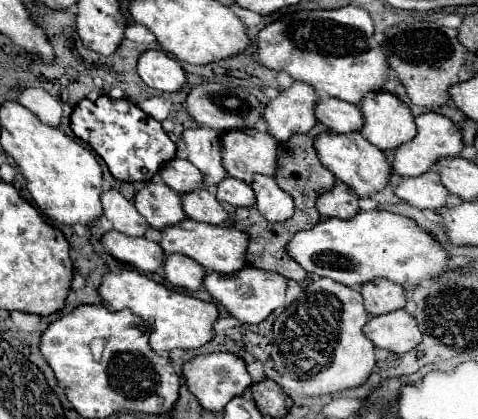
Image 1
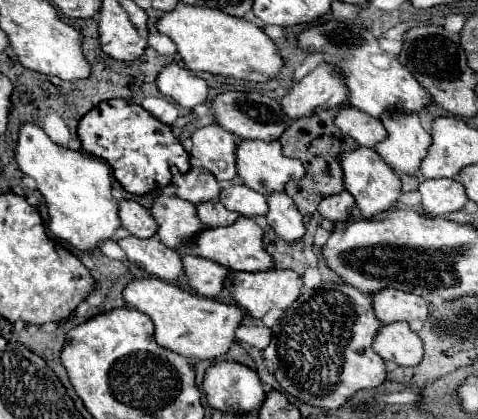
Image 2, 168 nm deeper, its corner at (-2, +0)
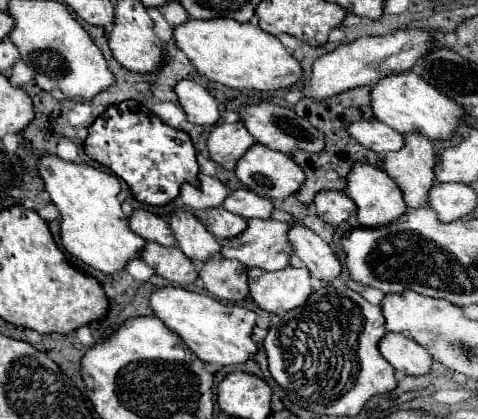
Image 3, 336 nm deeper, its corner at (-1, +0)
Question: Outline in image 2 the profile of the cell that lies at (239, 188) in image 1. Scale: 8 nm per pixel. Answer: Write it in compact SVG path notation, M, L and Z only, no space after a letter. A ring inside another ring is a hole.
M230 183L220 191L222 205L230 211L242 213L244 217L256 217L256 215L266 215L268 213L268 205L266 205L266 197L254 189L248 189L246 185L236 185Z

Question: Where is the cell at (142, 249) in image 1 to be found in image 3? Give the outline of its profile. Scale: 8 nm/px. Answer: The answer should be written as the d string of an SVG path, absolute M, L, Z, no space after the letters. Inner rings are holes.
M157 243L145 245L145 257L141 257L147 265L155 269L157 275L179 283L179 285L193 285L199 277L195 263L177 247L163 247Z

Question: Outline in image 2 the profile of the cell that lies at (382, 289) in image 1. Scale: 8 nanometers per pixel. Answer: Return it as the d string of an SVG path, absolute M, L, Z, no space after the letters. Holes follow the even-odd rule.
M394 287L380 289L372 293L372 307L376 317L382 323L392 321L412 321L412 319L426 319L428 317L428 303L410 293L410 291L398 291Z

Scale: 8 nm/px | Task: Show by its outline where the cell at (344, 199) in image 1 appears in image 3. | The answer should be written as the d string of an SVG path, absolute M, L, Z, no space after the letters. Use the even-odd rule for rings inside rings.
M319 191L313 199L313 209L329 225L339 225L357 211L353 199L343 191Z

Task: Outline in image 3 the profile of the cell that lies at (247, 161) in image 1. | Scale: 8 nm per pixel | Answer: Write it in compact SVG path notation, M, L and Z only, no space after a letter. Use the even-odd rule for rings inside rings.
M255 143L237 161L235 175L247 189L251 189L253 193L257 193L261 197L267 197L267 199L287 199L289 195L295 195L301 189L303 181L305 181L303 169L289 155L285 155L281 151L273 151L269 147L263 147L259 143Z

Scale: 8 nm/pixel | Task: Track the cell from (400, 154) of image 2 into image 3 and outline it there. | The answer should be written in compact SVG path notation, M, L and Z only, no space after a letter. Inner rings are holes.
M411 133L405 135L405 149L397 151L397 153L387 153L385 161L383 161L383 169L387 171L387 175L397 183L397 187L403 193L405 205L411 209L423 207L427 205L427 197L429 197L429 189L433 187L435 181L435 167L437 161L437 153L435 153L435 143L429 139L423 139L419 133Z

